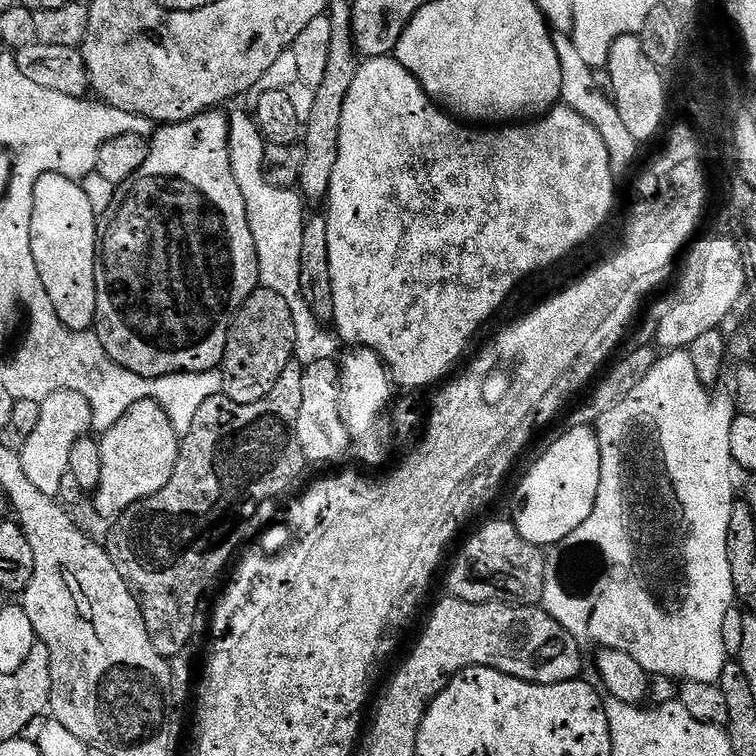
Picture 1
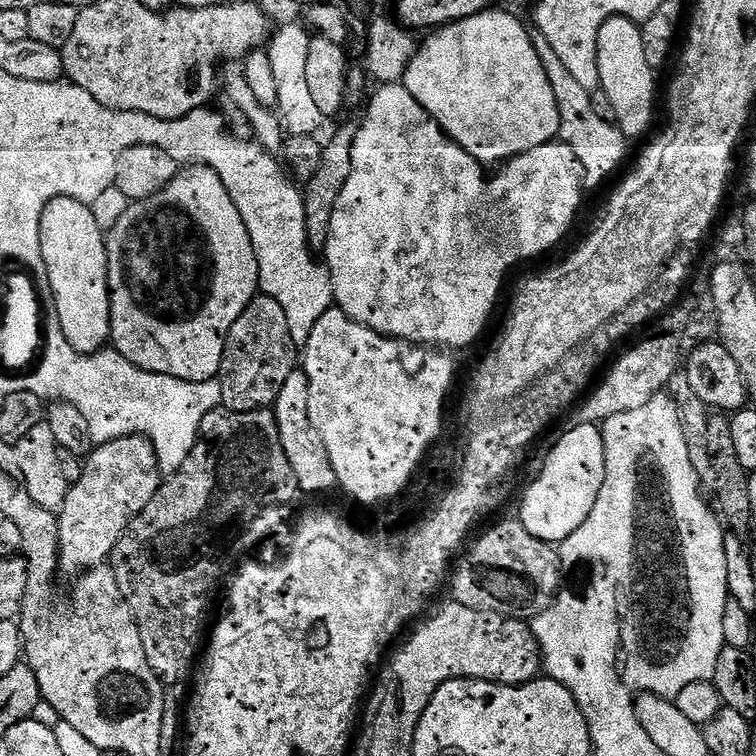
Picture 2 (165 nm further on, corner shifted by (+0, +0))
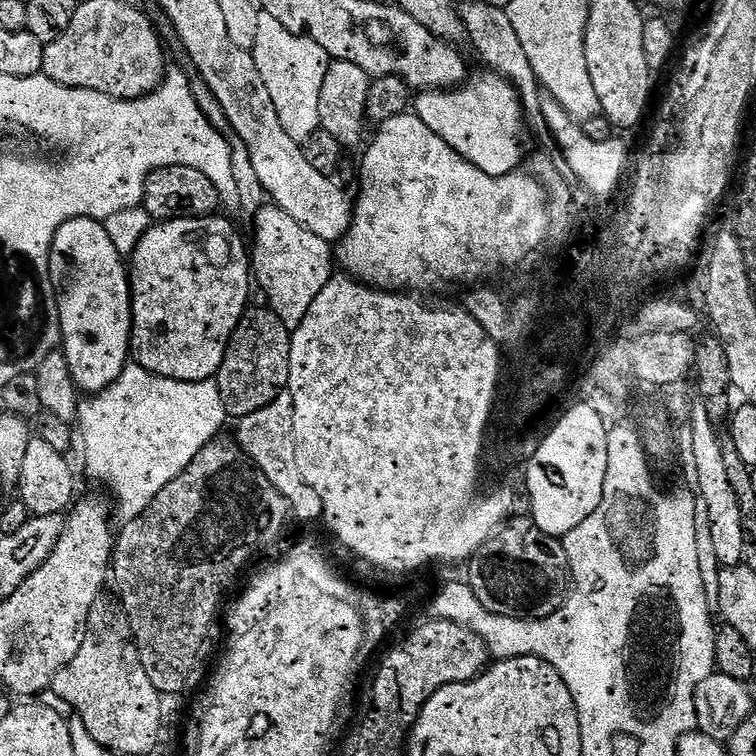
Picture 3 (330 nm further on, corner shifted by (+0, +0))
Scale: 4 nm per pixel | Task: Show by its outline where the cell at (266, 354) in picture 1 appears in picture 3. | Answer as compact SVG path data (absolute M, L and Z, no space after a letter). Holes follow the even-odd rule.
M250 306L245 309L215 377L223 409L229 419L239 420L262 410L263 406L268 406L278 394L287 389L291 345L291 331L269 307Z

